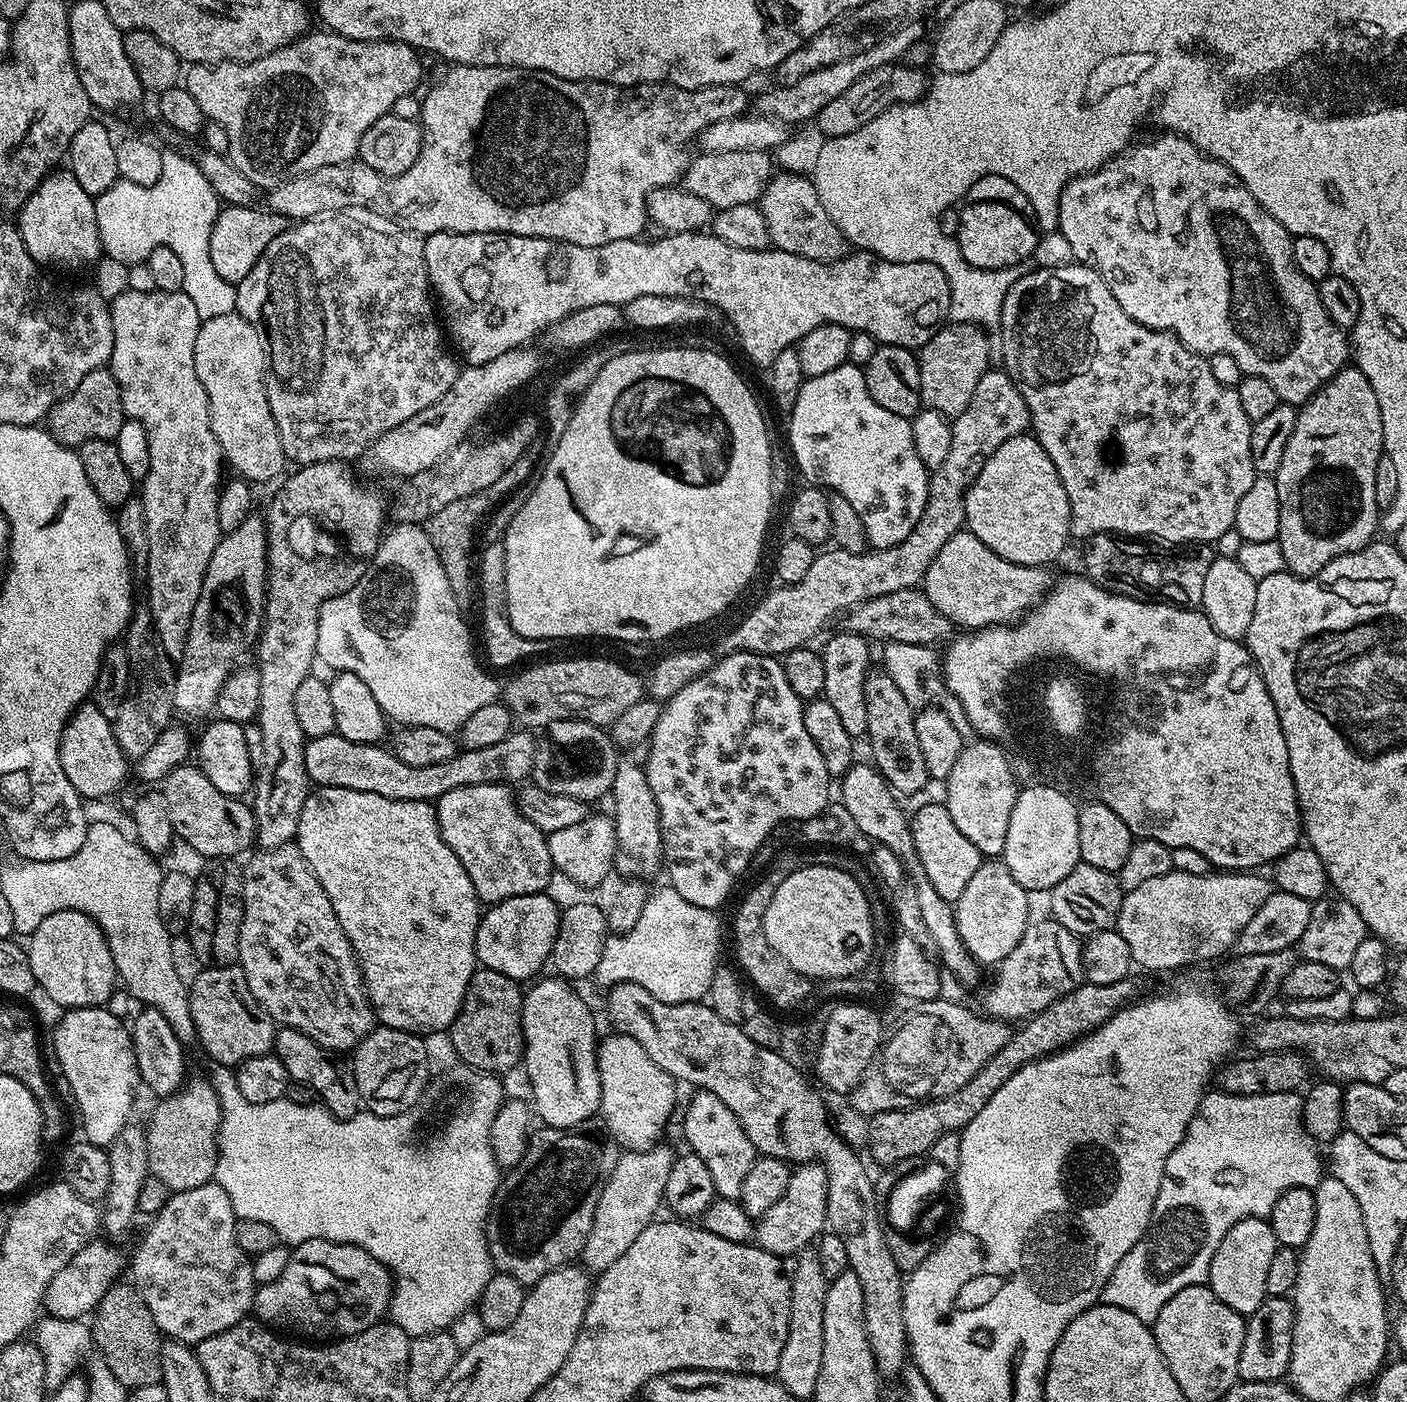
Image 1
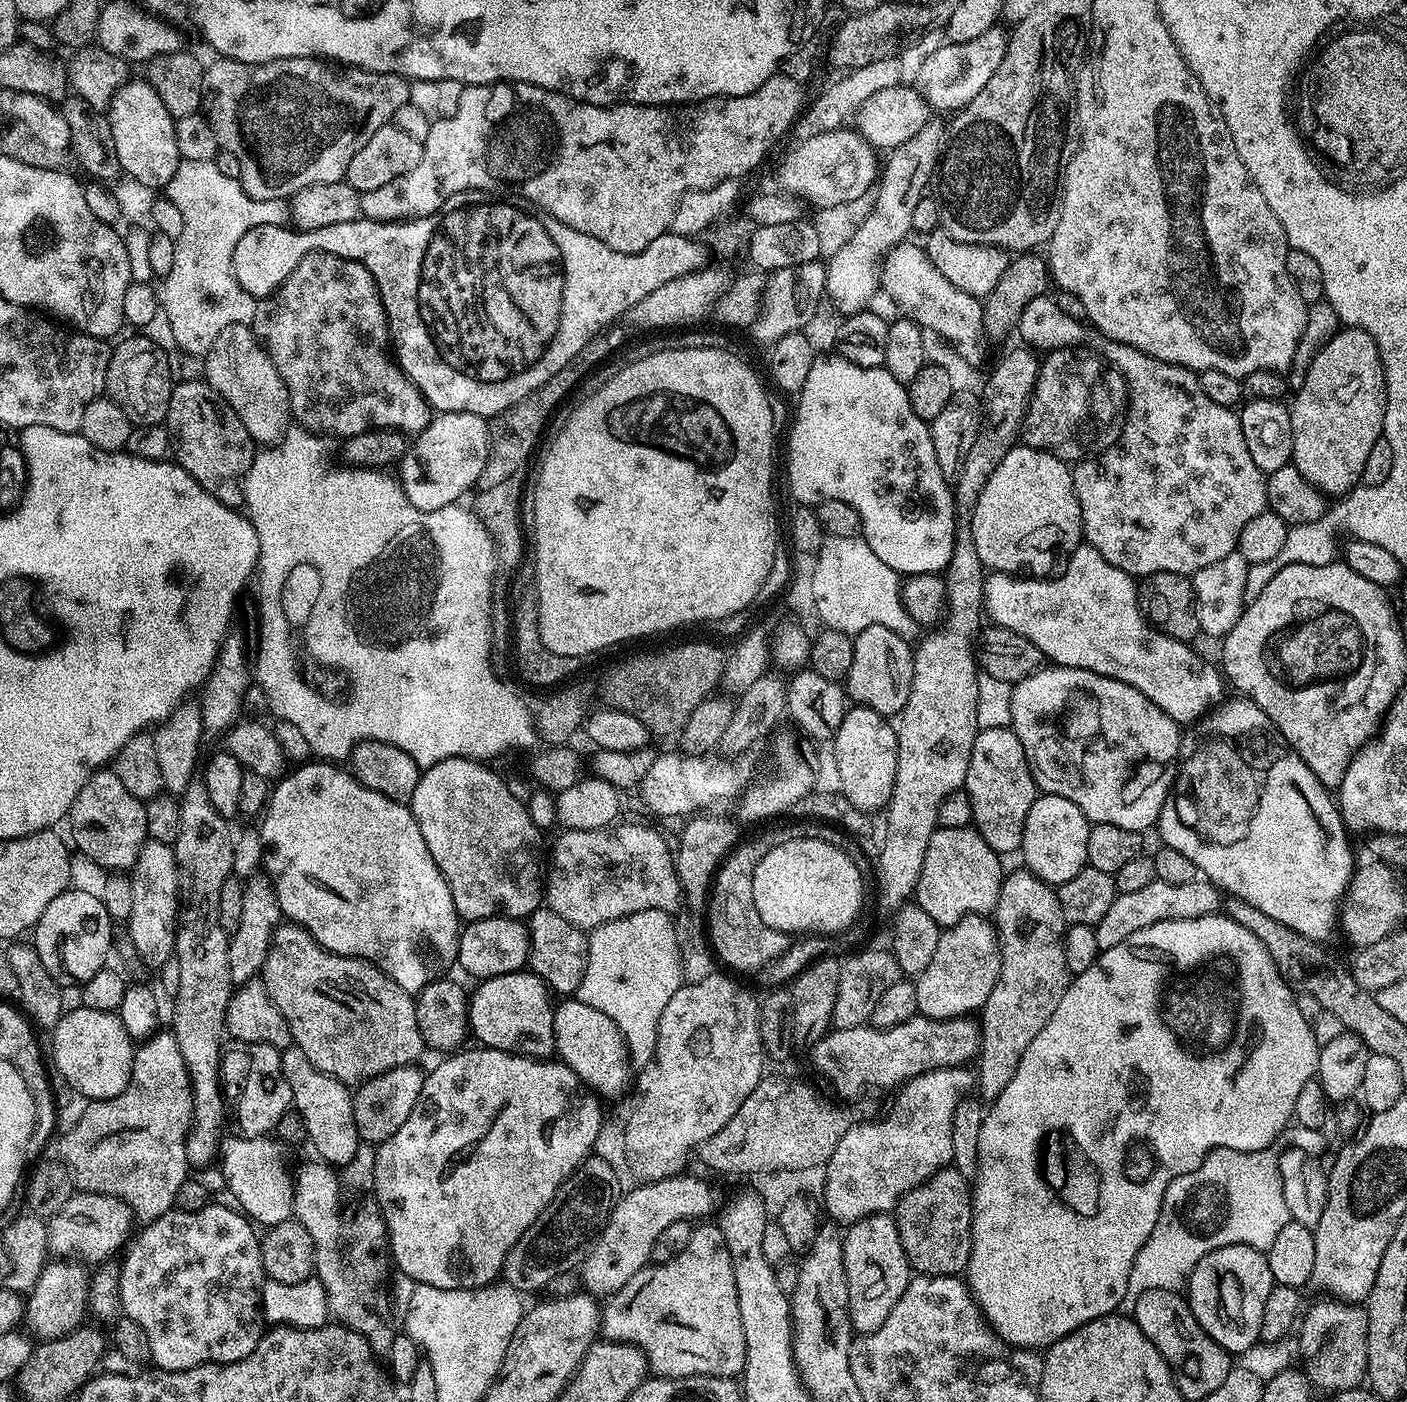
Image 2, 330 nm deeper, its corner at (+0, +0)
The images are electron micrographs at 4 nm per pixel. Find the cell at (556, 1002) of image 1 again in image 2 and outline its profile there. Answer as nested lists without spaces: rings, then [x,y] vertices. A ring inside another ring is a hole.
[[[531,970],[502,974],[475,986],[468,1001],[468,1027],[483,1047],[537,1058],[548,1058],[556,1052],[554,996]]]

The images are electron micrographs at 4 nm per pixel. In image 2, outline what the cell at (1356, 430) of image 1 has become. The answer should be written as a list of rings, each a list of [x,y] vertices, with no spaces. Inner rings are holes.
[[[1341,327],[1340,331],[1322,346],[1322,350],[1310,362],[1308,373],[1299,381],[1300,389],[1290,400],[1292,413],[1292,463],[1310,482],[1324,493],[1325,497],[1343,498],[1361,483],[1362,466],[1366,458],[1384,434],[1384,411],[1386,410],[1386,378],[1378,346],[1374,338],[1361,328]]]

